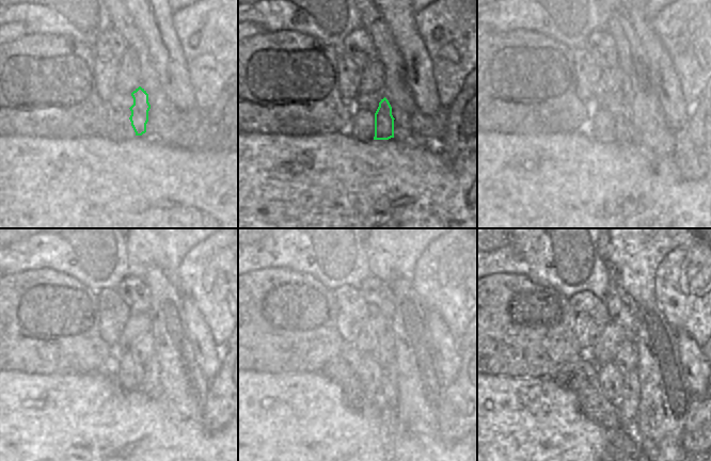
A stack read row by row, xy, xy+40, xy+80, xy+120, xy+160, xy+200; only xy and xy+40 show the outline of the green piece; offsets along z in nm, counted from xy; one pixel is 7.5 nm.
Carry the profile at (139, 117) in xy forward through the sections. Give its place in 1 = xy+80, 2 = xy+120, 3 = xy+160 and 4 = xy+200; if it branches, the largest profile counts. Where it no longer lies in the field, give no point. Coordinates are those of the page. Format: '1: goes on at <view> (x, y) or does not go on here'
1: goes on at xy+80 (625, 131)
2: goes on at xy+120 (151, 384)
3: goes on at xy+160 (389, 395)
4: goes on at xy+200 (629, 403)

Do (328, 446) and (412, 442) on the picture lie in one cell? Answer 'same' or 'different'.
same

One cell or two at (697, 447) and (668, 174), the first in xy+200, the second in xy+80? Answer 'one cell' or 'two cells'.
two cells

